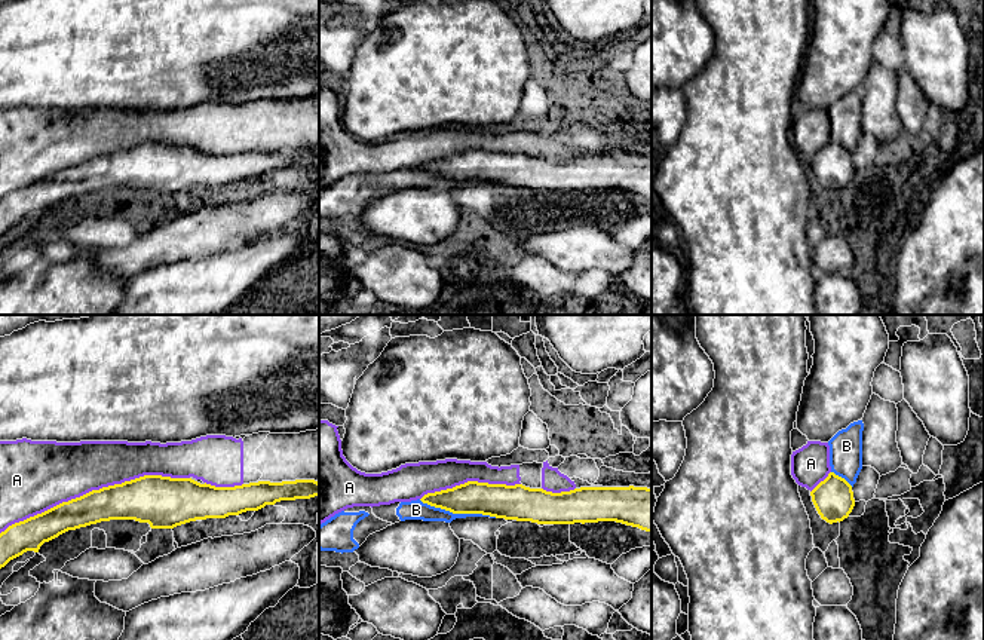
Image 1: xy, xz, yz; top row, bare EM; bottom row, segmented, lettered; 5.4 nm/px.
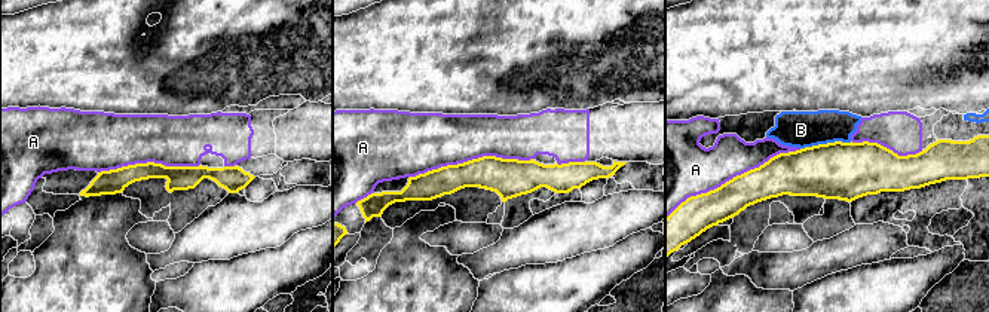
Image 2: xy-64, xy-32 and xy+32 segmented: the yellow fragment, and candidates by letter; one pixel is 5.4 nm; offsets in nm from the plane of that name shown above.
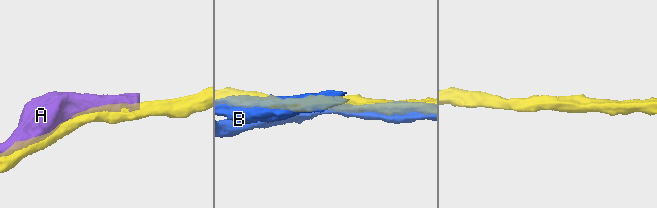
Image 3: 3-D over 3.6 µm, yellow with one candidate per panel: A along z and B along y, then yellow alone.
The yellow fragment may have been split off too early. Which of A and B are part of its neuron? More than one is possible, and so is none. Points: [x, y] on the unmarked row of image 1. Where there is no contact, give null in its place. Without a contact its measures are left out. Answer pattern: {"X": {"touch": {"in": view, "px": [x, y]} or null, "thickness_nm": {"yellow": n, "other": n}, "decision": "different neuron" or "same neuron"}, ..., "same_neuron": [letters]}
{"A": {"touch": {"in": "xy", "px": [94, 158]}, "thickness_nm": {"yellow": 220, "other": 340}, "decision": "same neuron"}, "B": {"touch": {"in": "xz", "px": [457, 180]}, "thickness_nm": {"yellow": 190, "other": 110}, "decision": "different neuron"}, "same_neuron": ["A"]}

